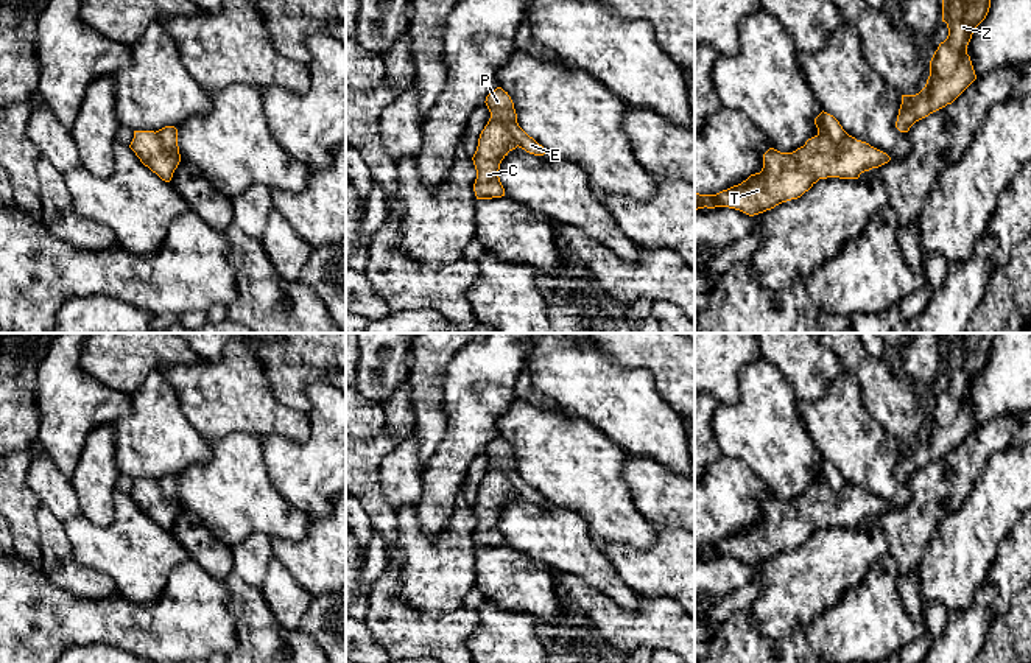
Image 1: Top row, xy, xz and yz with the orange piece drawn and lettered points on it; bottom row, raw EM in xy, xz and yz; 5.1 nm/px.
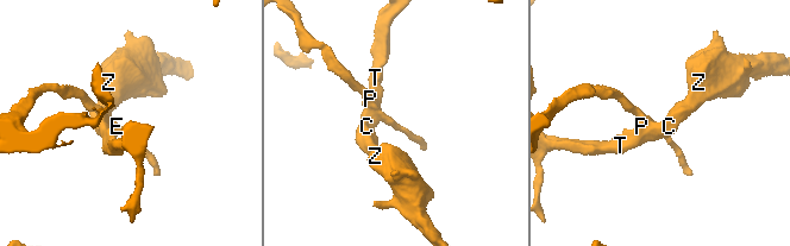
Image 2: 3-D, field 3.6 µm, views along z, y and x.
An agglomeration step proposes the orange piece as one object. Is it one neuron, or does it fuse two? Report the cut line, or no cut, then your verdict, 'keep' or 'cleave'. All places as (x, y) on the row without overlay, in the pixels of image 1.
cut in xy along (156, 480), (162, 495), (179, 509); cleave

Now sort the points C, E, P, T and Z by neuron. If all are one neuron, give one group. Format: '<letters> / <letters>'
C P T Z / E

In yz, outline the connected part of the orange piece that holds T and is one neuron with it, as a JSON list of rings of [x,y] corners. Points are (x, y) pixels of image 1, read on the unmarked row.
[[[849,482],[841,492],[815,484],[793,501],[769,496],[763,503],[762,520],[738,534],[716,543],[695,542],[695,559],[729,556],[754,565],[801,546],[819,528],[858,528],[889,509],[886,501]]]

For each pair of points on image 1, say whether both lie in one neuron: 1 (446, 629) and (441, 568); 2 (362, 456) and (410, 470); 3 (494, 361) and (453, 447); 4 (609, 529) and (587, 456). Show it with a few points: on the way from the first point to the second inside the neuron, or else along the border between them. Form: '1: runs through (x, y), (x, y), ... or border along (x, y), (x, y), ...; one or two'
1: border along (408, 603), (430, 613), (447, 613), (461, 607); two
2: border along (397, 444), (380, 464), (379, 483), (382, 498); two
3: runs through (482, 383), (482, 392), (472, 403), (471, 425); one
4: runs through (606, 511), (606, 503), (587, 475); one

